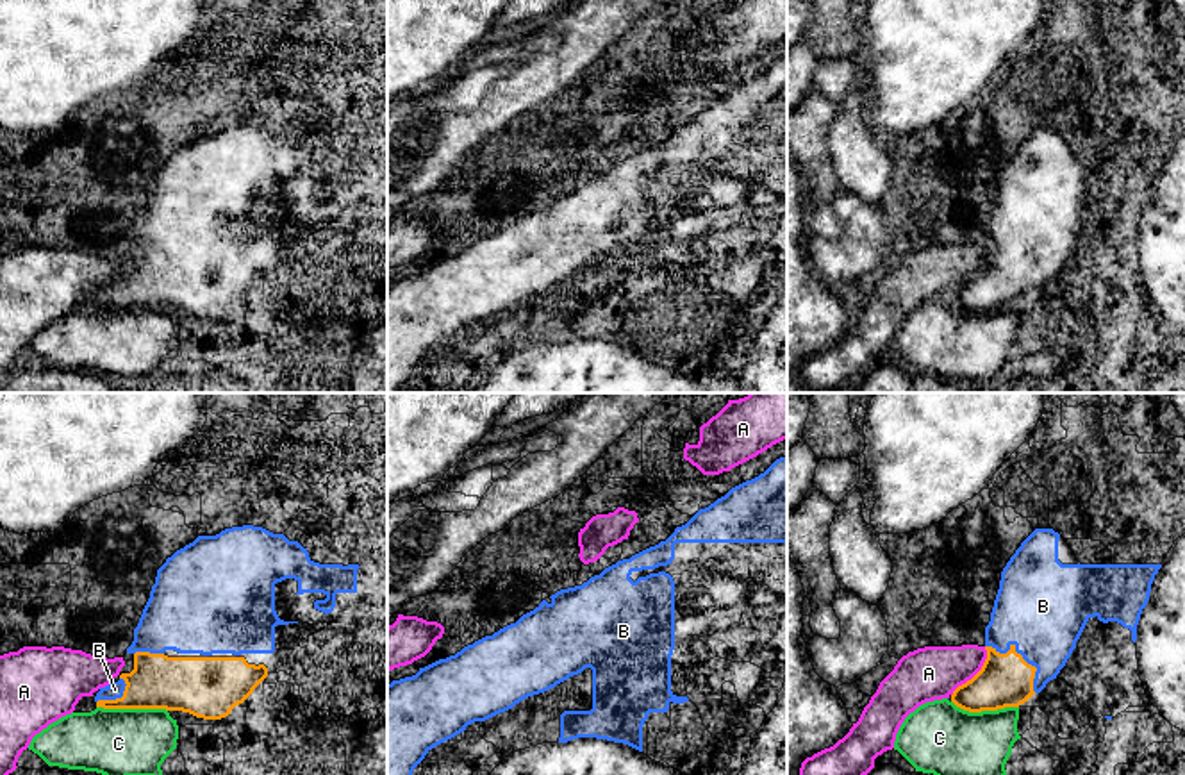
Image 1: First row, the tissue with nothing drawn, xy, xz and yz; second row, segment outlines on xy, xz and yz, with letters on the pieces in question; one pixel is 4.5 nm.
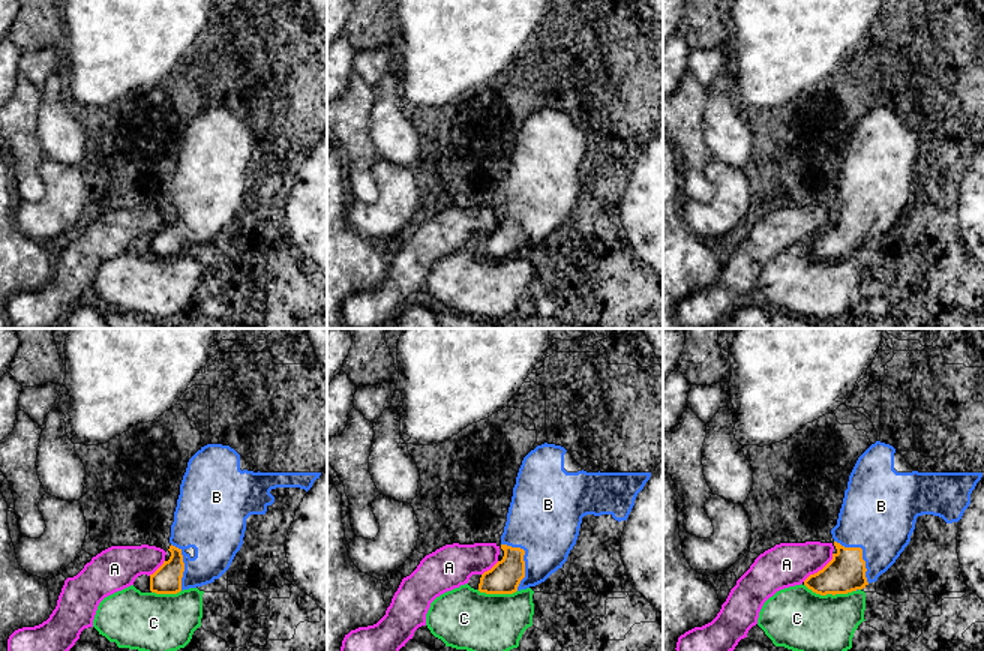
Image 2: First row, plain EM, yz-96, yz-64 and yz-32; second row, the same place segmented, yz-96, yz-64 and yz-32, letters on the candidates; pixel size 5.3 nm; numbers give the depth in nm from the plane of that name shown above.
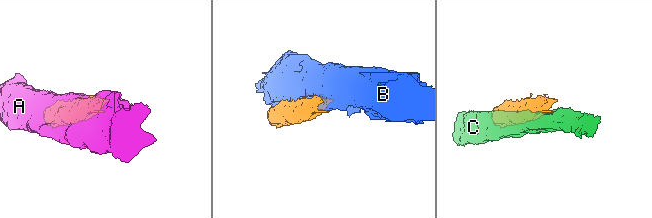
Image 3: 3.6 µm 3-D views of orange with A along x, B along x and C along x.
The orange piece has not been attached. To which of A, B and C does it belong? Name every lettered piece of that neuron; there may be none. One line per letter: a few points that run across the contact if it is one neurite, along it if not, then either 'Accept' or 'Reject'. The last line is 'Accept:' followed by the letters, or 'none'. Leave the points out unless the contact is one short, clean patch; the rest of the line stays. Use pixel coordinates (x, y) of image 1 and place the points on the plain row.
A: Reject
B: Accept
C: Reject
Accept: B

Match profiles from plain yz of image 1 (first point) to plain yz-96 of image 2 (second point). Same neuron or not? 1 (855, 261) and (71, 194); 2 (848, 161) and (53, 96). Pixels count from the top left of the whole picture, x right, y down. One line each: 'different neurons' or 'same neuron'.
1: same neuron
2: same neuron

